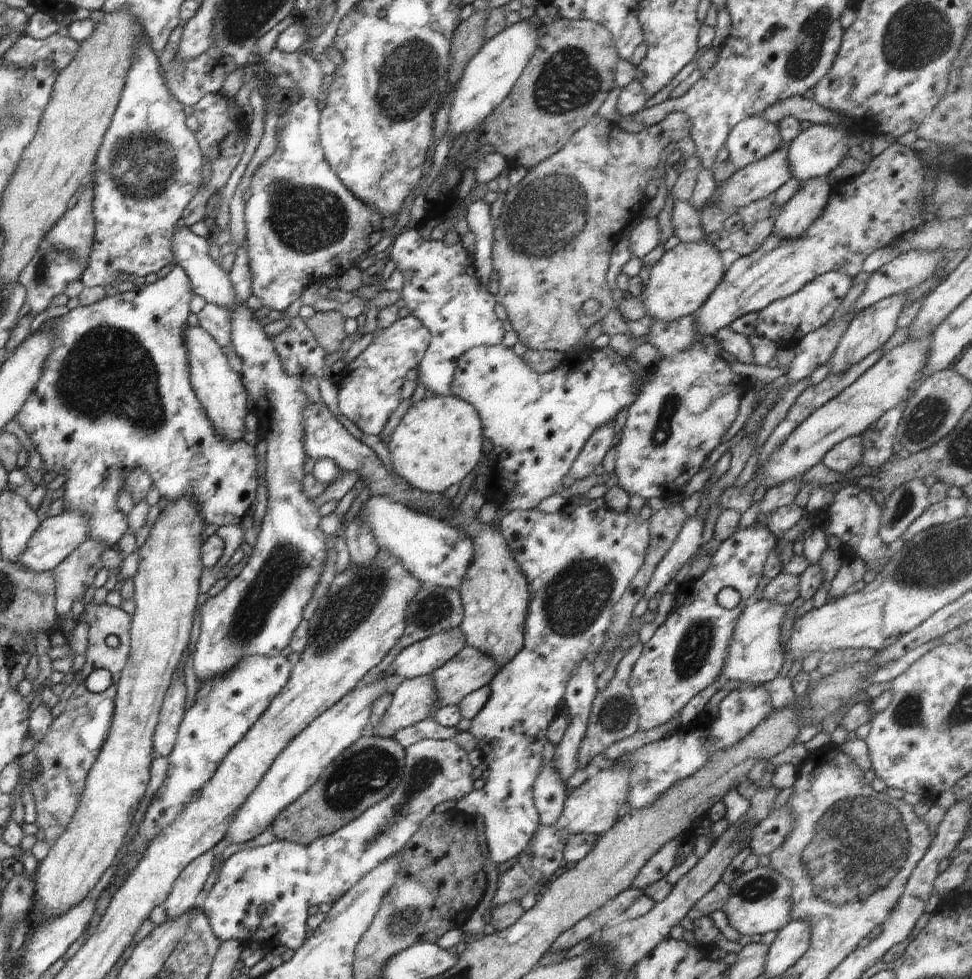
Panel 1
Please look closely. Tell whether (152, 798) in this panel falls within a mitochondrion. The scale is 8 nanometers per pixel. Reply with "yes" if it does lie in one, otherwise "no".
no

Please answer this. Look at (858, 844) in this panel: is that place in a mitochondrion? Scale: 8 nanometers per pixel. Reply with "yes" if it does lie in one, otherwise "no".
yes

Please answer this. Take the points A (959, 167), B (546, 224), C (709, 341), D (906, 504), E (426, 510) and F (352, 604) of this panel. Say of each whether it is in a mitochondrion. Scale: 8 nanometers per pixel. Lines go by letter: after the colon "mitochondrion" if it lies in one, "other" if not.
A: mitochondrion
B: mitochondrion
C: other
D: mitochondrion
E: other
F: mitochondrion

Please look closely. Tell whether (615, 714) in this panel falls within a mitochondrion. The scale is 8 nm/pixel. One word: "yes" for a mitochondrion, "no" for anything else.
yes

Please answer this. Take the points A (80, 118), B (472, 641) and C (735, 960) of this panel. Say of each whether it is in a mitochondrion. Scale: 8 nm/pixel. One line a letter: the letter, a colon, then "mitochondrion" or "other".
A: other
B: other
C: other

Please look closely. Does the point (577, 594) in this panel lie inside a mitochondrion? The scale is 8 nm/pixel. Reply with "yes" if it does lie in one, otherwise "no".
yes

